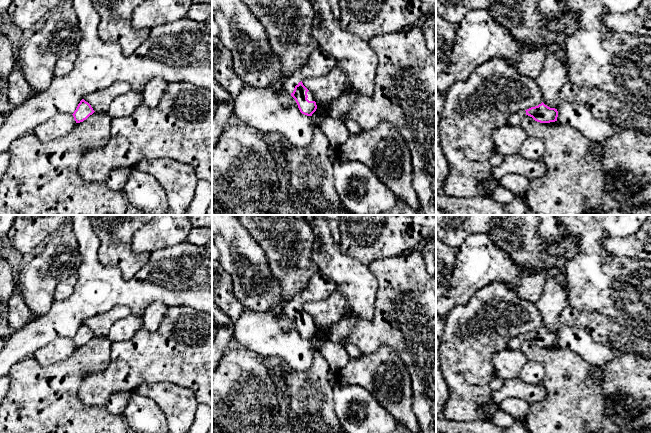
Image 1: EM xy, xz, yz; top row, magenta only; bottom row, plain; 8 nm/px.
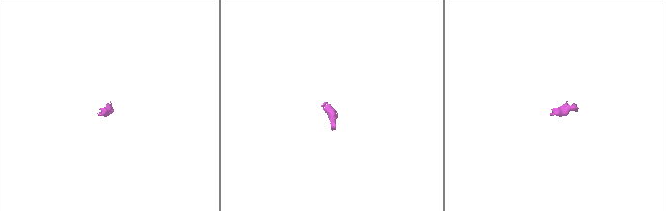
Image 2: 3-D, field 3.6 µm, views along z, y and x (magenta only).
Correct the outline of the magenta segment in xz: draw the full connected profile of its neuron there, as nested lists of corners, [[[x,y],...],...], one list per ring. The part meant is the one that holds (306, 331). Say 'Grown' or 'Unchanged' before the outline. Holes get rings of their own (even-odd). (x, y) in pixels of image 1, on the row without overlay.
Grown. [[[316,273],[309,281],[307,288],[299,295],[296,295],[291,301],[289,301],[282,310],[291,318],[295,323],[300,336],[307,340],[312,340],[316,335],[317,329],[311,316],[303,309],[302,304],[306,301],[320,301],[326,299],[336,289],[335,282],[323,273]]]

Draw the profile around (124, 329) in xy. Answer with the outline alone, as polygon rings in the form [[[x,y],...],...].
[[[130,315],[114,323],[107,335],[111,342],[125,341],[134,336],[134,334],[143,329],[143,320],[140,317]]]

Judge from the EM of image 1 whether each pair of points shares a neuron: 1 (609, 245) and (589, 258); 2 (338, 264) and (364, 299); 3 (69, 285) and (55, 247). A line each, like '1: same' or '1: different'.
1: different
2: same
3: different

